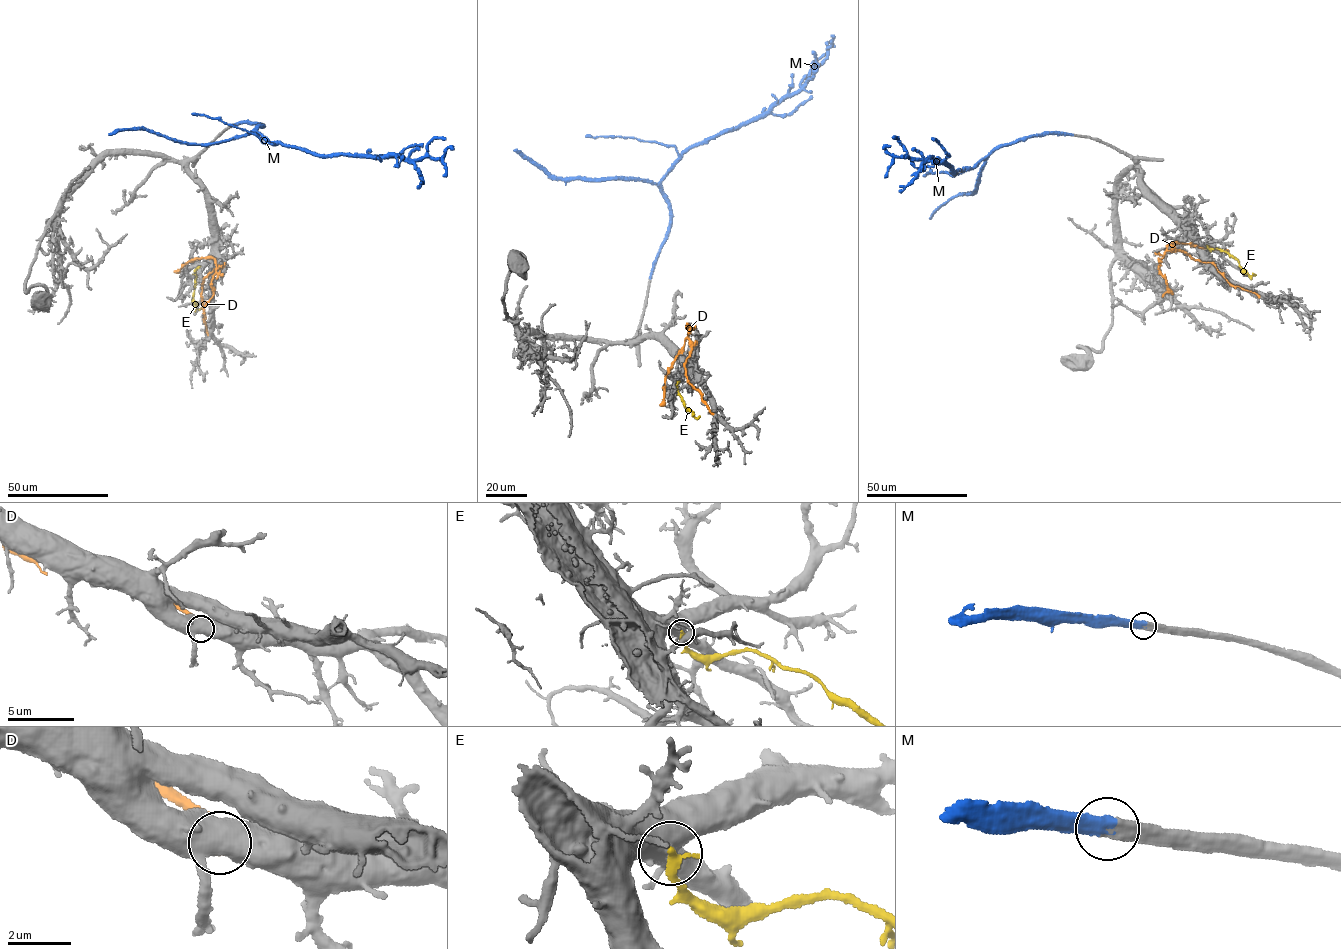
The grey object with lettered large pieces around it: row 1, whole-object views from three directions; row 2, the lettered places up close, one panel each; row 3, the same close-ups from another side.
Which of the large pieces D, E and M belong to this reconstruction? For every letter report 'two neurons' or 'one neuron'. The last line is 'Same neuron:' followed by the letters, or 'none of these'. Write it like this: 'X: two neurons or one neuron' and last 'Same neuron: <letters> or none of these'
D: two neurons
E: two neurons
M: one neuron
Same neuron: M

